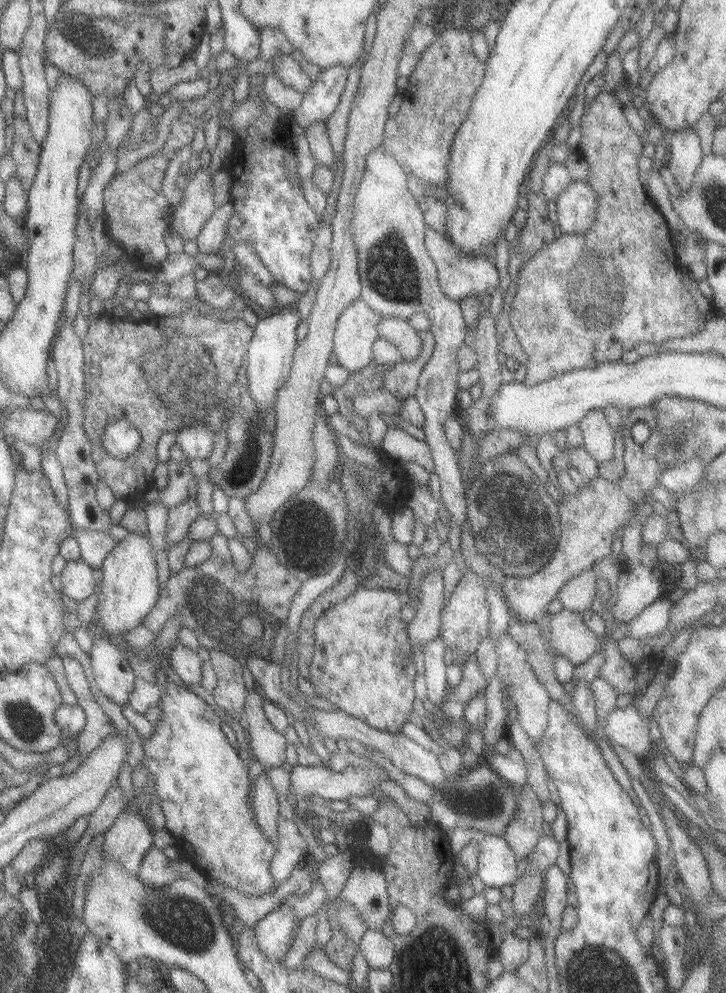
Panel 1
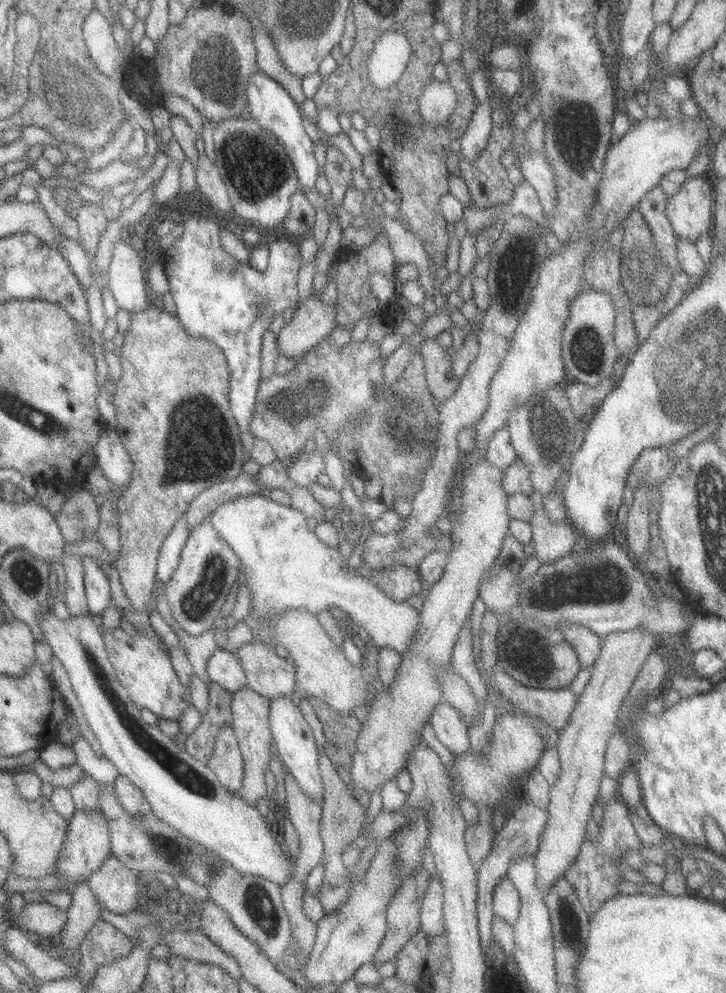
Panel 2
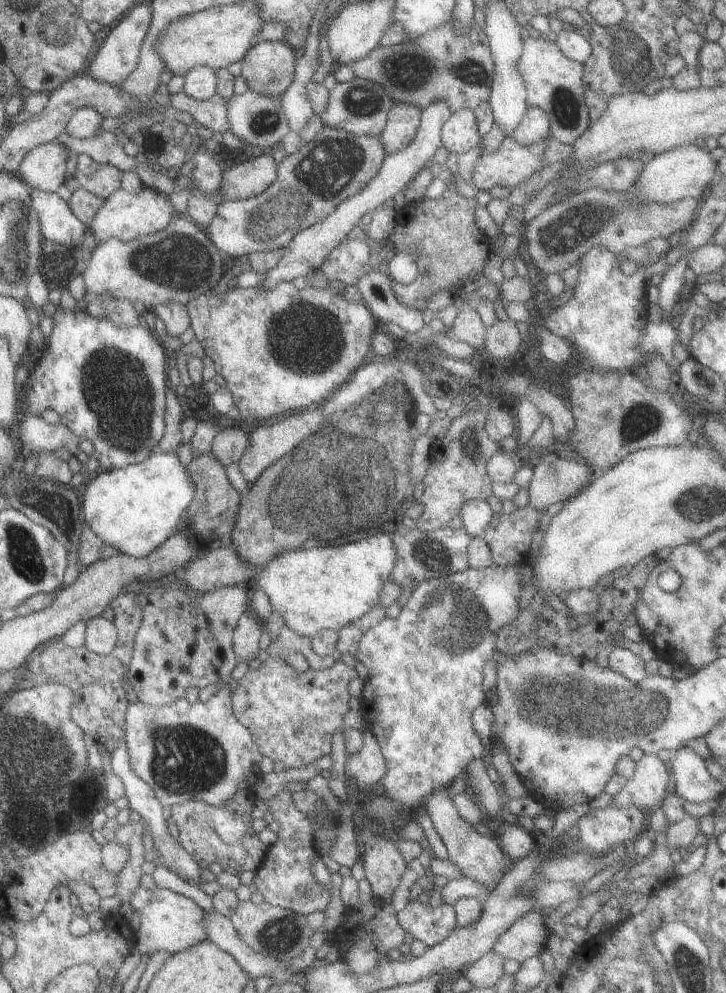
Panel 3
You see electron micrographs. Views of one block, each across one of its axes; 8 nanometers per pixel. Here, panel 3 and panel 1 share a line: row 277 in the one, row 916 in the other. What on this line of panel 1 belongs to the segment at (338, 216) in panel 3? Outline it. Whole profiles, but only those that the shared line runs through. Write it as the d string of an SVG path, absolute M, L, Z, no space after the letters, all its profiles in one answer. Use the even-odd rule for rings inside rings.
M284 901L254 924L254 936L260 952L269 961L279 961L287 953L287 942L301 921Z

